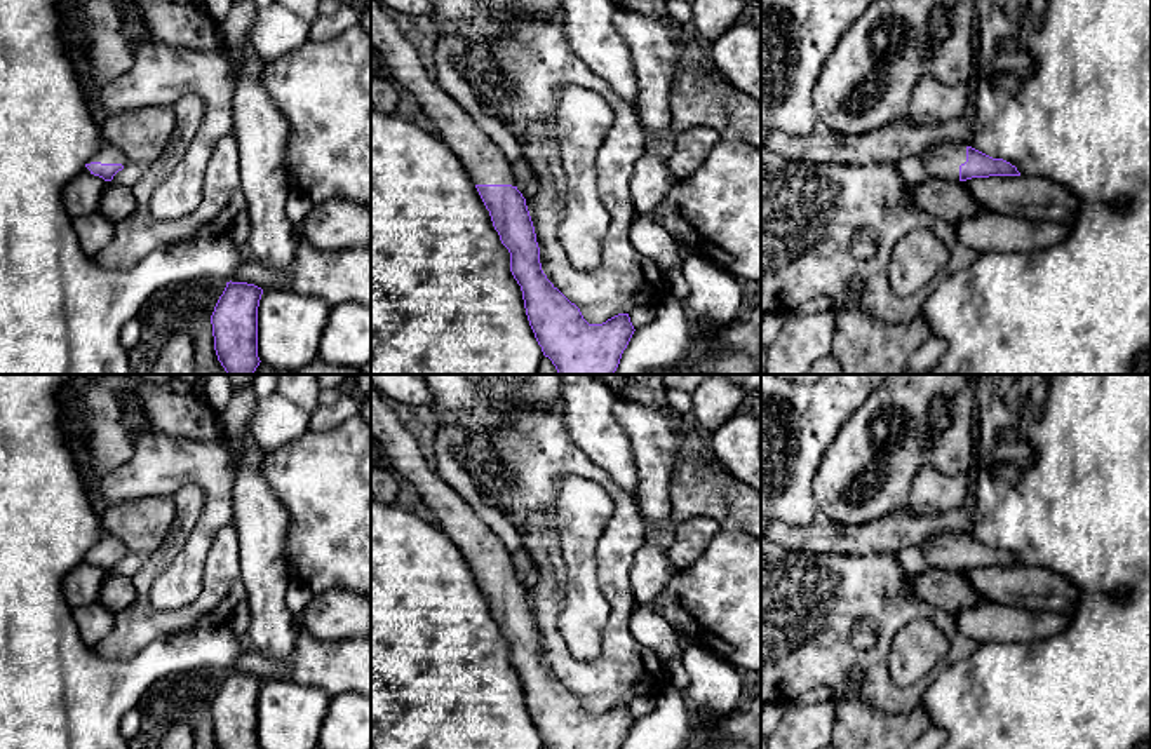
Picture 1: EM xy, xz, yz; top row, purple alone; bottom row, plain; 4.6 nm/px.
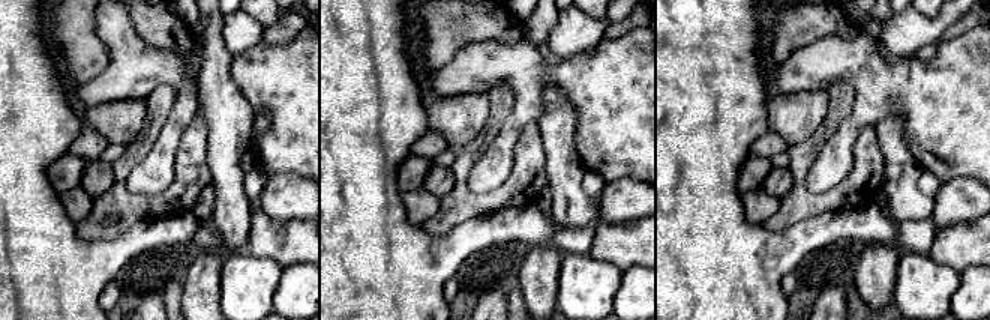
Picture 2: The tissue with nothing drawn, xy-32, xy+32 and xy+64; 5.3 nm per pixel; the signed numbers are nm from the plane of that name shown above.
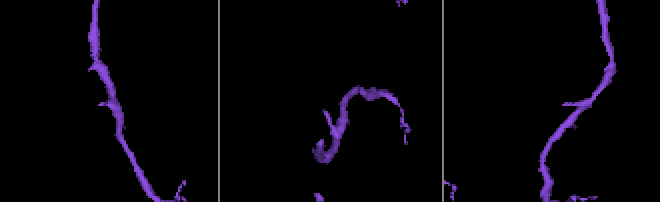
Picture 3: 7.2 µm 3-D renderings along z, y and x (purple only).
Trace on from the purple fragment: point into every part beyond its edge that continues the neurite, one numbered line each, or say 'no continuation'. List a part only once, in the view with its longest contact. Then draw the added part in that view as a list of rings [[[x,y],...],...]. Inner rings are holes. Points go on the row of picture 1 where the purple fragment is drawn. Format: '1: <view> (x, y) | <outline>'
1: xy (107, 154) | [[[103,143],[101,148],[87,160],[87,164],[91,162],[125,165],[129,160],[118,148],[110,143]]]

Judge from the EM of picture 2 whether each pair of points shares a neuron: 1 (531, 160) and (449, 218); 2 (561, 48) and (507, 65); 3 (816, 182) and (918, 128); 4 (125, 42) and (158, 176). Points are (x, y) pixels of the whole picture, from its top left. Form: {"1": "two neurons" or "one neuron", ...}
{"1": "one neuron", "2": "two neurons", "3": "one neuron", "4": "one neuron"}

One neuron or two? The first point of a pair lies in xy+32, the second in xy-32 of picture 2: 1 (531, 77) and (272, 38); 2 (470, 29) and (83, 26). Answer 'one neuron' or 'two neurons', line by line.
1: two neurons
2: one neuron

